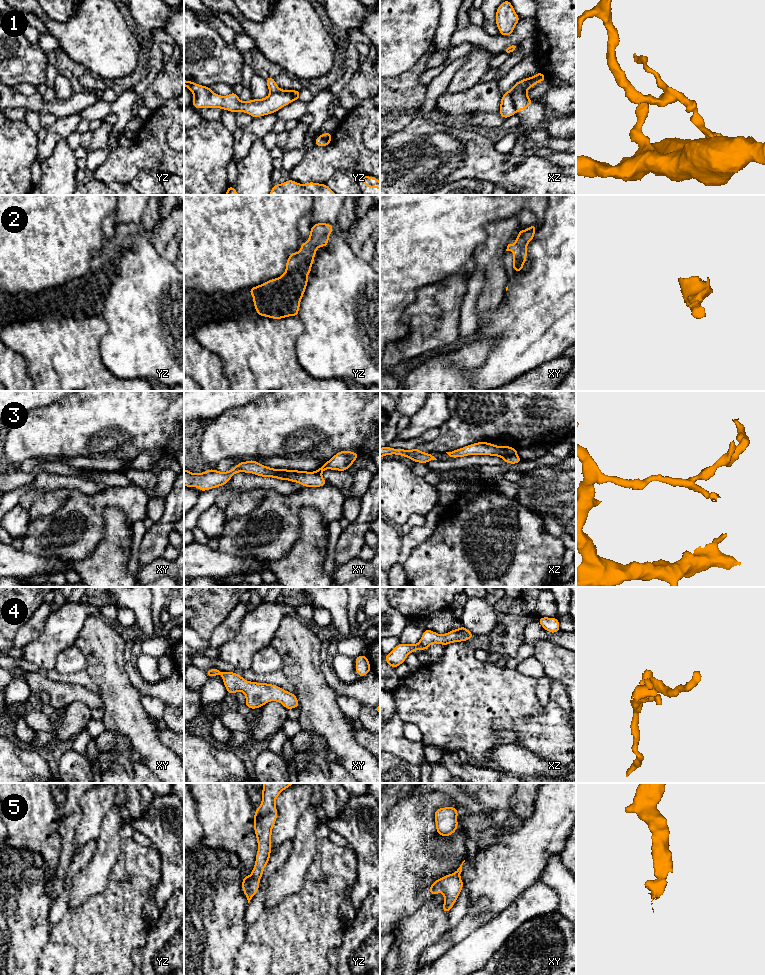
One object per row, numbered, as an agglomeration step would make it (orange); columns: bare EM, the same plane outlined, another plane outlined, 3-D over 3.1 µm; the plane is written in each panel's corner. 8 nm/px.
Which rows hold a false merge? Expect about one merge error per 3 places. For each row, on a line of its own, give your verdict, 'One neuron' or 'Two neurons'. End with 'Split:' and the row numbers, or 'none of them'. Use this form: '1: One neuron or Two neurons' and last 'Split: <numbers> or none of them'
1: Two neurons
2: One neuron
3: Two neurons
4: One neuron
5: One neuron
Split: 1, 3

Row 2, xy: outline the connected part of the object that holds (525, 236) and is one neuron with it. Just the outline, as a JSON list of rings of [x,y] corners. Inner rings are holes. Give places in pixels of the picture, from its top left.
[[[532,224],[526,230],[518,230],[519,235],[515,238],[515,244],[508,244],[506,251],[513,251],[512,269],[520,273],[523,270],[523,264],[527,261],[527,244],[534,238],[536,232],[535,224]]]

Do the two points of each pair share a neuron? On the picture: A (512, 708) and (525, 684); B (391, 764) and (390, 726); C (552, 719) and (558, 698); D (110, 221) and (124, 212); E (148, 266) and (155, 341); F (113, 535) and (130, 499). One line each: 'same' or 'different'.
A: same
B: different
C: different
D: different
E: same
F: different

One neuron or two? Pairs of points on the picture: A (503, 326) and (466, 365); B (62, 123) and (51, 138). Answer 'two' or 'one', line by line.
A: two
B: one

